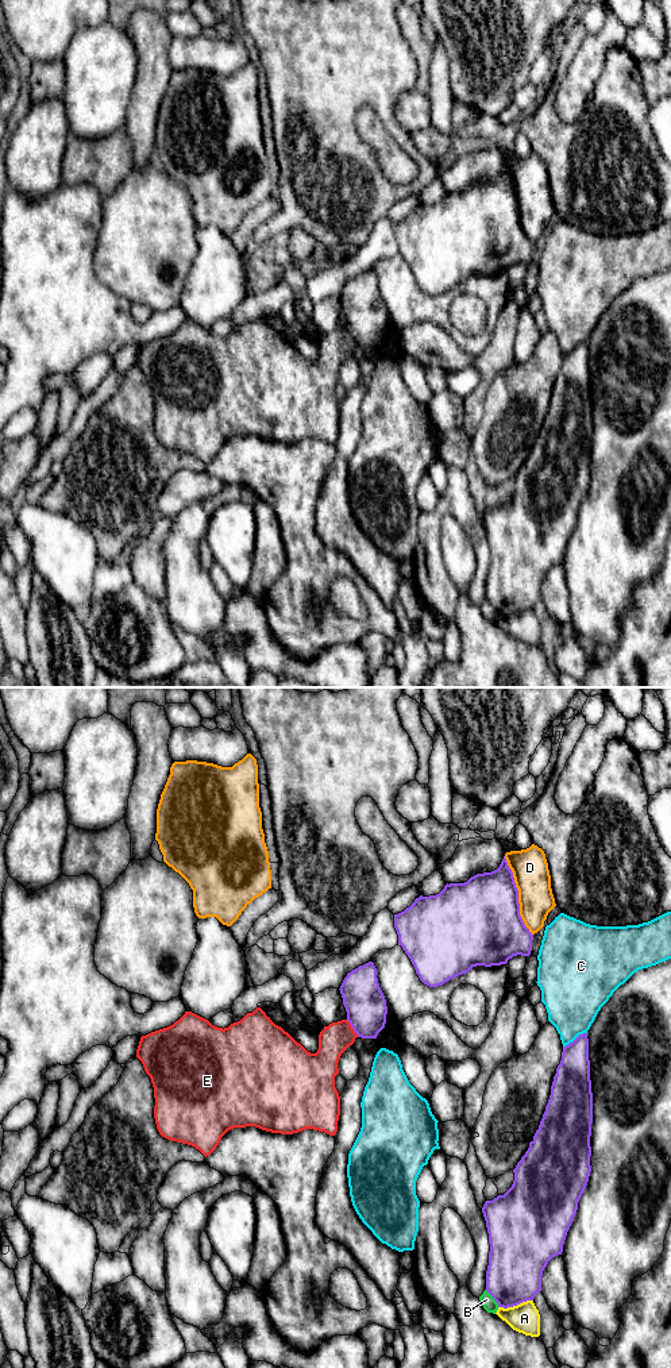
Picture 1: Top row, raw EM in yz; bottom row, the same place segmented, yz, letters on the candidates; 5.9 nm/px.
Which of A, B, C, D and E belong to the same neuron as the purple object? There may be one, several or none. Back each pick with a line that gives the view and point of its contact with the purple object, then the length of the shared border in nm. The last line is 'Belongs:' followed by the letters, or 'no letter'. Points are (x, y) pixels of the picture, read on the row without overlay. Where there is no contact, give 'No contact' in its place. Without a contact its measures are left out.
Belongs: no letter

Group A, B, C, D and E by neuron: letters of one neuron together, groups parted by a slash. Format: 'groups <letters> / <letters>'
groups A / B / C / D / E

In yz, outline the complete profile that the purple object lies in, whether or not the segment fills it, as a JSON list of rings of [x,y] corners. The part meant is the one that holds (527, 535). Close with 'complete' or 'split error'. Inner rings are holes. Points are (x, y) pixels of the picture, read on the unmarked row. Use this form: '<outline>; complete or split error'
[[[583,342],[563,355],[545,420],[528,459],[513,478],[512,496],[504,504],[486,509],[482,516],[490,552],[486,600],[498,616],[533,609],[541,600],[541,585],[548,570],[562,563],[591,481],[591,432],[589,347]]]; complete

